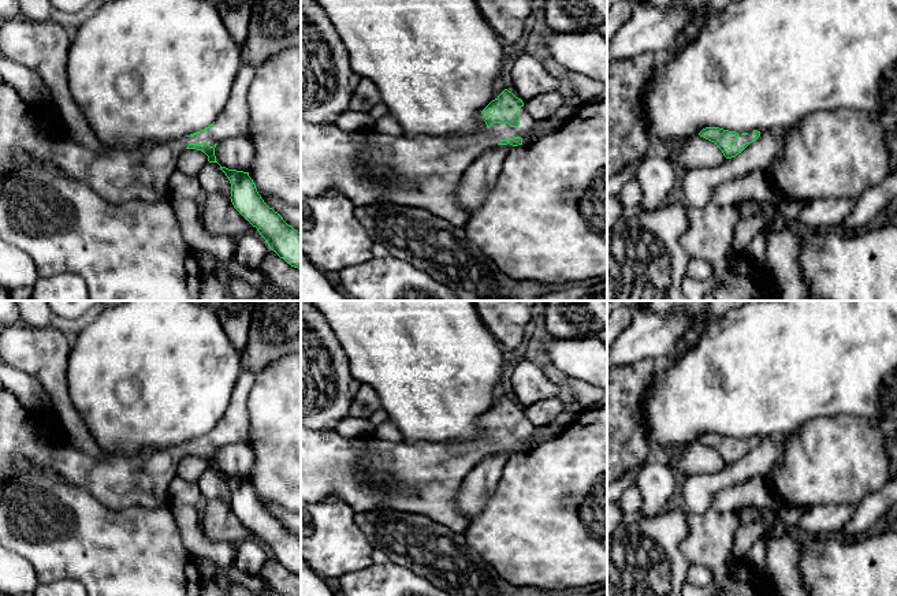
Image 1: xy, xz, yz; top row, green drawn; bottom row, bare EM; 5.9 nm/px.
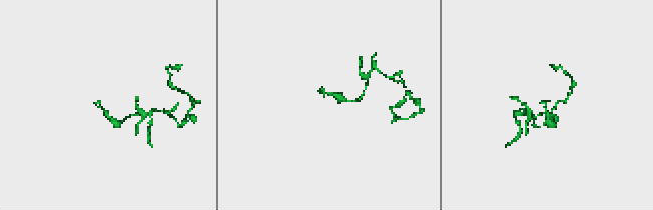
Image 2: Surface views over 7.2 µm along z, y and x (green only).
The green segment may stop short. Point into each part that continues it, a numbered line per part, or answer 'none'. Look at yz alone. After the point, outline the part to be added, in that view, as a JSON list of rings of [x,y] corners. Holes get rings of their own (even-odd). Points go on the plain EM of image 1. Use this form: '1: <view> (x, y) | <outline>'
1: yz (741, 446) | [[[749,437],[747,442],[738,442],[737,447],[736,447],[736,451],[742,455],[744,450],[745,448],[751,448],[752,446],[755,444],[755,439],[753,437]]]

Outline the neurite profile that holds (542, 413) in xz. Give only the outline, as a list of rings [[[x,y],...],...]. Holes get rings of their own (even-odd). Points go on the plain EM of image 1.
[[[547,398],[522,409],[533,425],[546,426],[563,411],[565,403],[559,398]]]

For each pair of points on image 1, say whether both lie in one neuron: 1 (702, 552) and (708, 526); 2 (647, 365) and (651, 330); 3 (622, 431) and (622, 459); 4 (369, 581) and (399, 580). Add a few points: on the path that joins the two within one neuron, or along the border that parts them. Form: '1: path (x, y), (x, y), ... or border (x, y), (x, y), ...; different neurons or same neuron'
1: path (706, 546), (708, 543), (708, 533); same neuron
2: border (652, 358), (641, 358), (621, 367); different neurons
3: path (622, 438), (622, 453); same neuron
4: path (376, 581), (383, 578), (393, 580); same neuron

